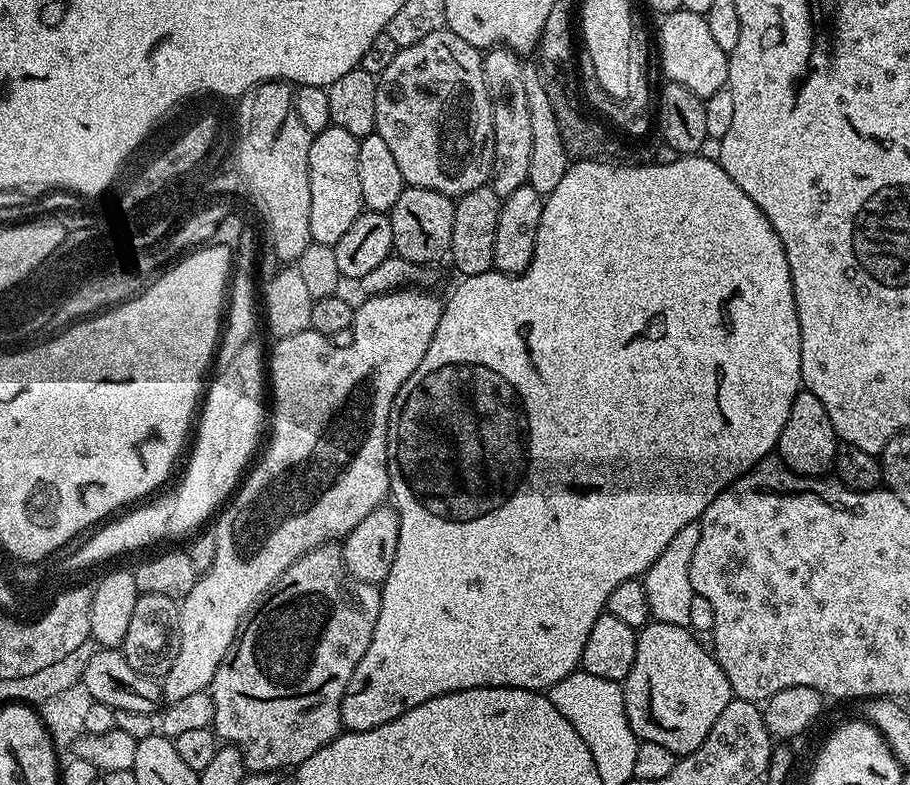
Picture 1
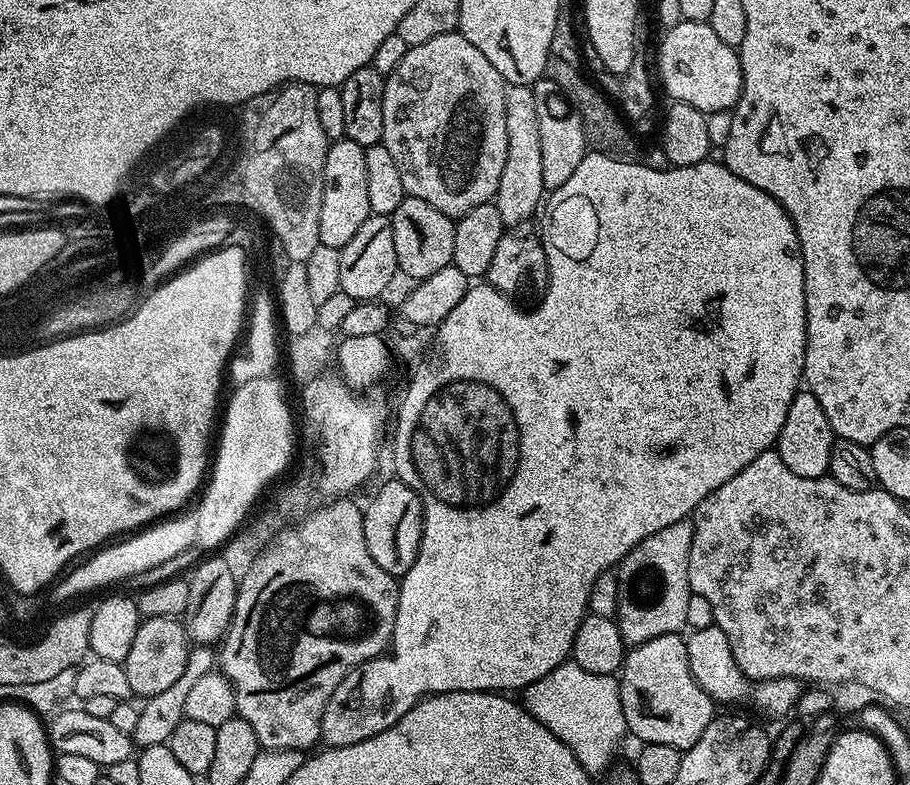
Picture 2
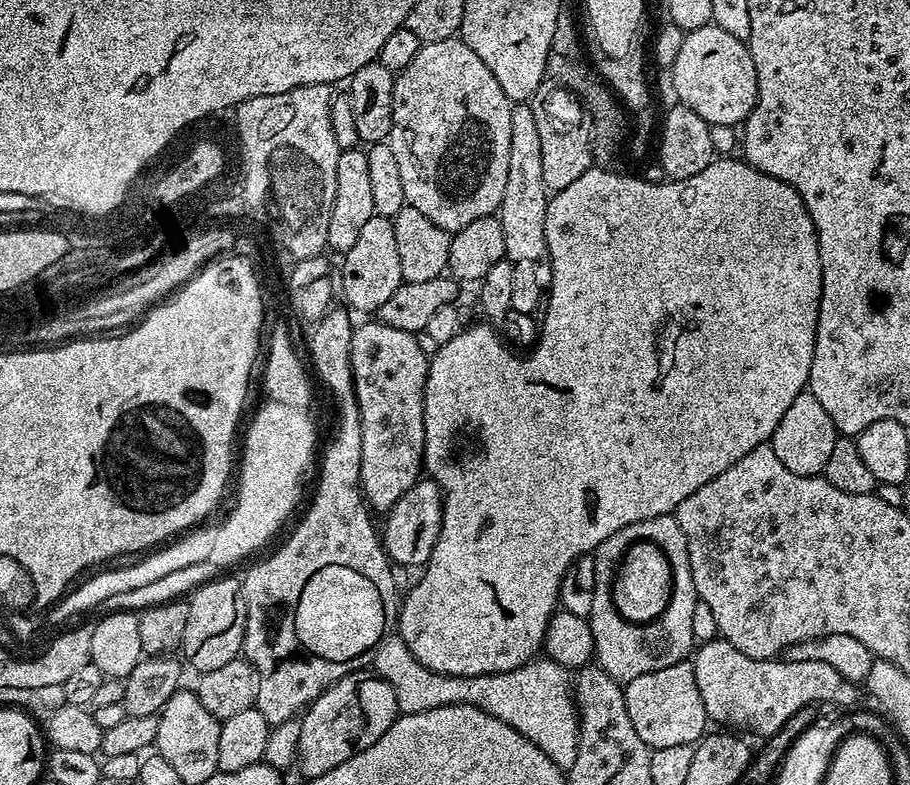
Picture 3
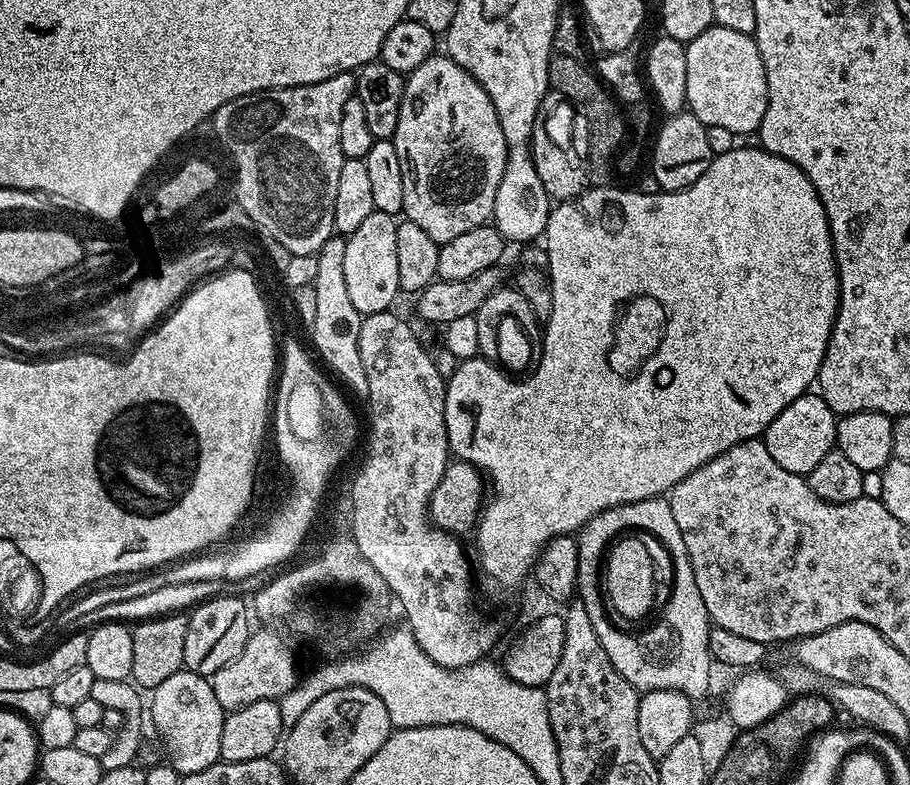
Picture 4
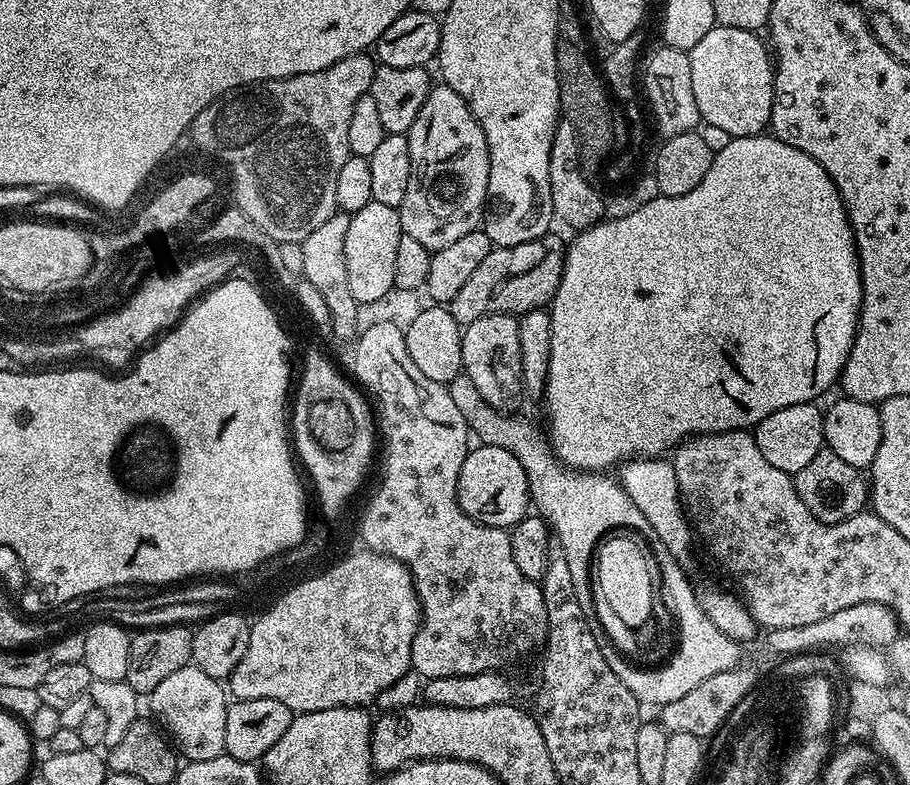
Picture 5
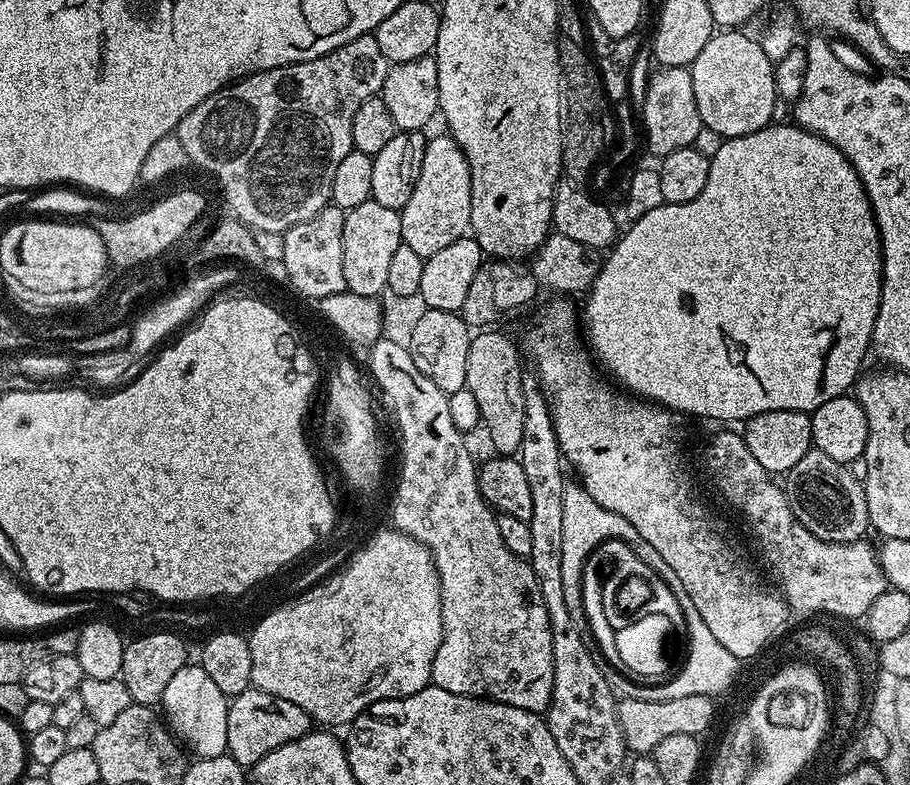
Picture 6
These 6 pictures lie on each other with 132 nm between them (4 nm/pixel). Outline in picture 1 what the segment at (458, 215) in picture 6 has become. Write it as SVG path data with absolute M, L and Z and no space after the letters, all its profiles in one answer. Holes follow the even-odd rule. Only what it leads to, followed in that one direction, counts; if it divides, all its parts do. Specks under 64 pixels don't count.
M435 32L426 34L422 42L414 42L414 46L406 46L400 49L400 53L382 70L382 74L376 81L376 101L374 102L374 114L376 115L375 135L390 146L390 154L394 154L394 162L398 162L398 170L402 170L402 178L405 185L409 188L425 188L426 190L438 190L442 194L453 198L465 196L470 190L478 190L489 183L492 175L492 163L494 162L494 122L491 115L472 116L479 108L487 109L490 101L487 91L484 87L484 62L482 59L481 49L470 46L470 42L462 42L458 34L449 32Z

